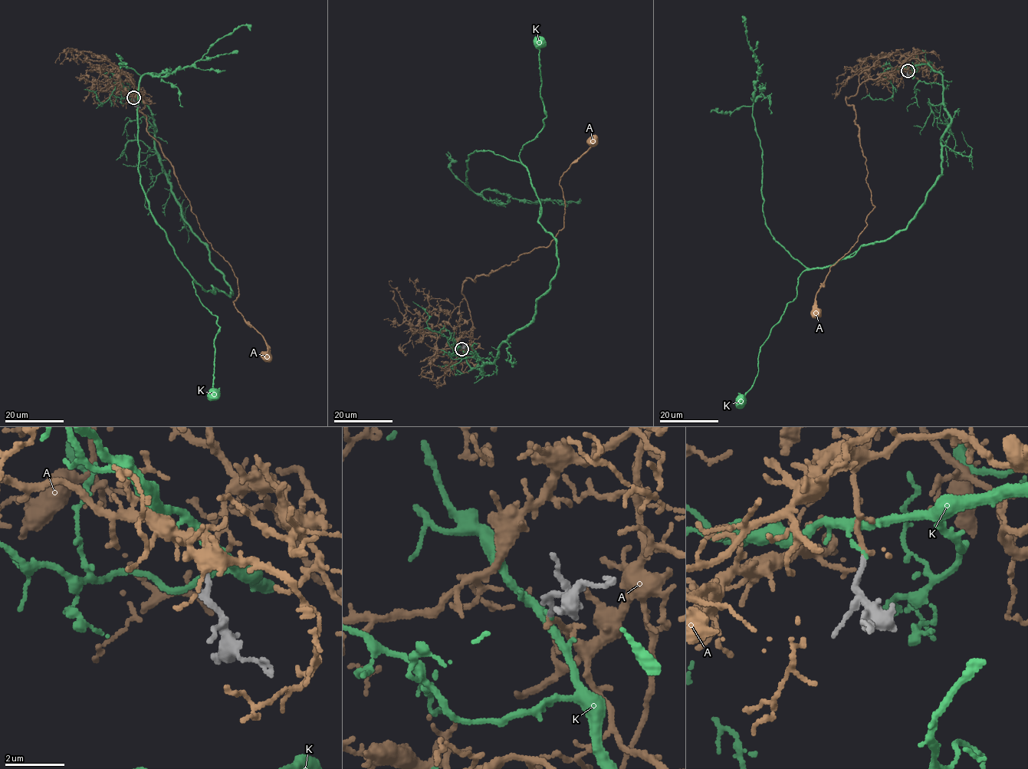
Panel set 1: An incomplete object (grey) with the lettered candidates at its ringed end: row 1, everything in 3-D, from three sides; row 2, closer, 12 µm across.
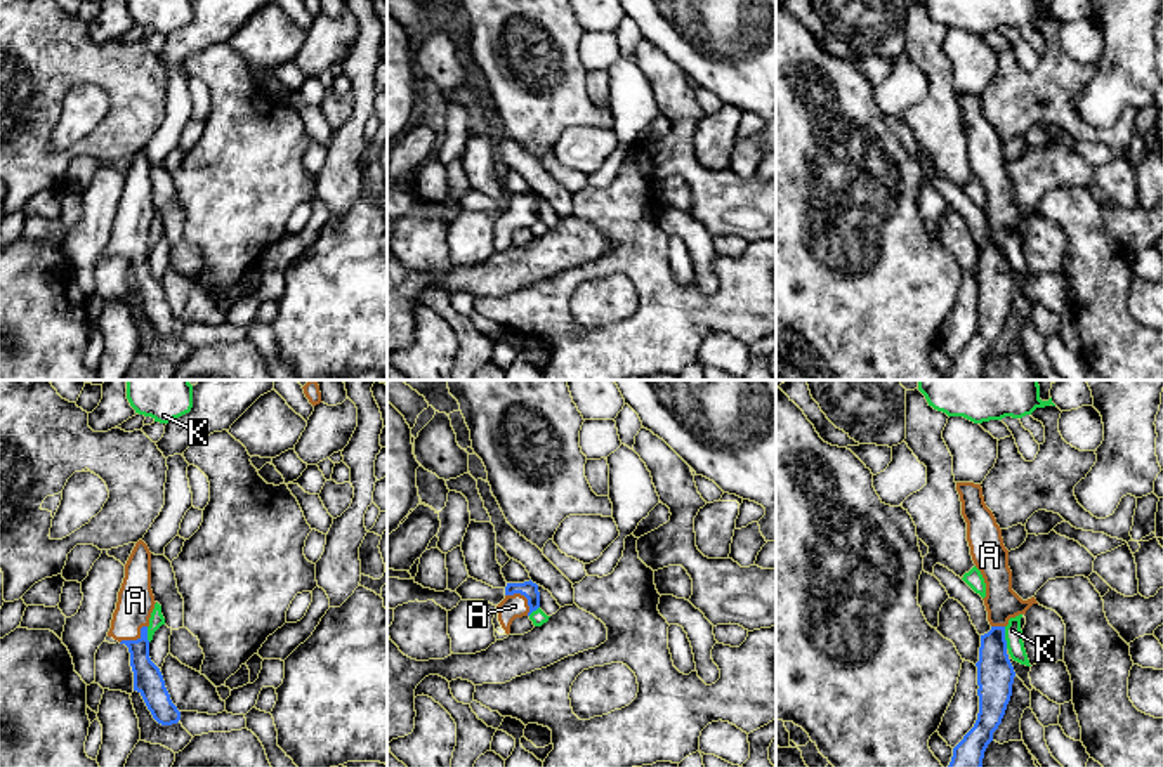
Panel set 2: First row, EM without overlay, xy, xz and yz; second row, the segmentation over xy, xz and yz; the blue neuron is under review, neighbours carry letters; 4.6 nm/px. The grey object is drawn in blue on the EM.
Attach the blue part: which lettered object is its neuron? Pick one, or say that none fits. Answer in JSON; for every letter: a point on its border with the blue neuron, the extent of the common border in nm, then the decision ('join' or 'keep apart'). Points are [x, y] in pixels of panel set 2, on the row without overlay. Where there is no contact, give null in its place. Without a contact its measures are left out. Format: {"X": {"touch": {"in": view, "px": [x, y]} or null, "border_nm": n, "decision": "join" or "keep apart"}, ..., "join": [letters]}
{"A": {"touch": {"in": "xz", "px": [525, 207]}, "border_nm": 150, "decision": "join"}, "K": {"touch": {"in": "yz", "px": [1004, 249]}, "border_nm": 110, "decision": "keep apart"}, "join": ["A"]}

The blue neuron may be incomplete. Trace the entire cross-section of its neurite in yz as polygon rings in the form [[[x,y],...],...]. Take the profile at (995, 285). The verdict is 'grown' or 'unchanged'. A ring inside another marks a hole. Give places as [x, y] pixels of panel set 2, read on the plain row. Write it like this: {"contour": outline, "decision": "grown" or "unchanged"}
{"contour": [[[956,94],[962,127],[967,134],[967,153],[976,179],[986,194],[984,217],[991,241],[981,246],[977,278],[979,324],[974,338],[953,359],[946,380],[981,380],[993,344],[1002,335],[1012,307],[1014,278],[1007,266],[1005,238],[1010,229],[1026,226],[1038,215],[1035,208],[1022,212],[1012,201],[1009,161],[993,123],[986,118],[981,95]]], "decision": "grown"}

